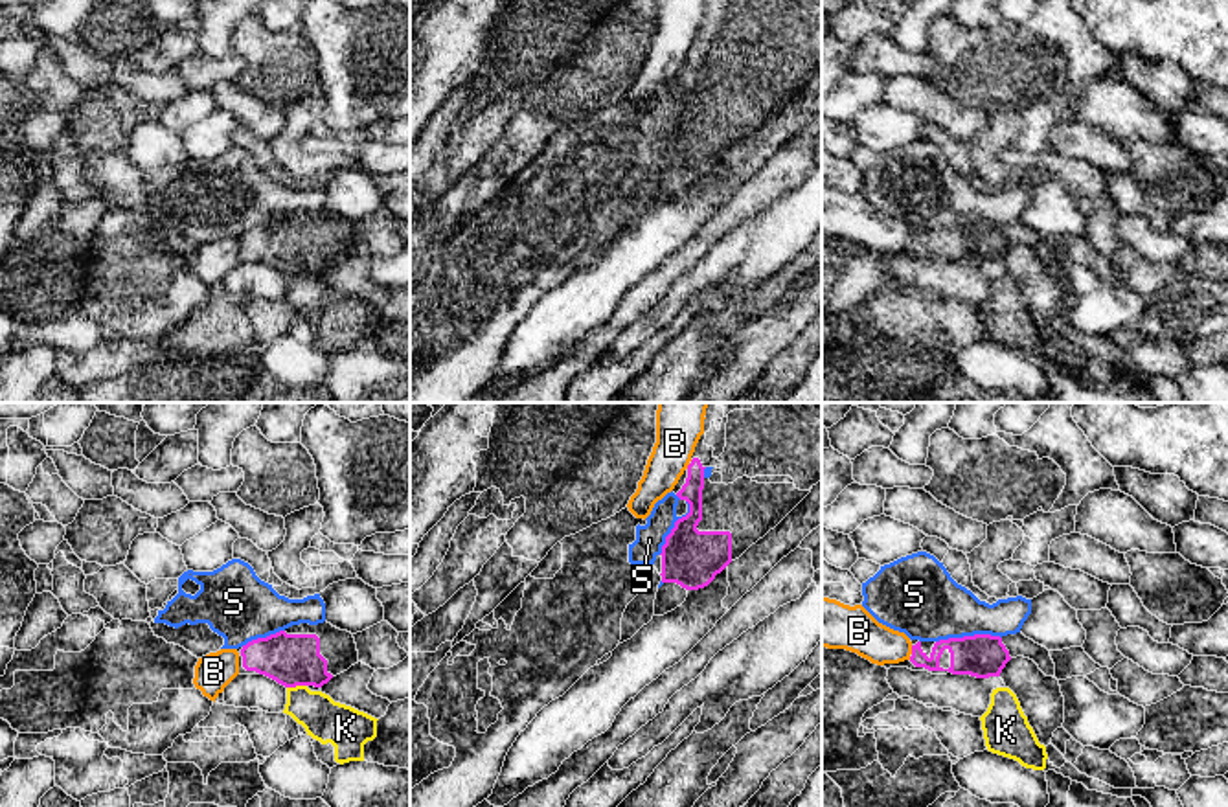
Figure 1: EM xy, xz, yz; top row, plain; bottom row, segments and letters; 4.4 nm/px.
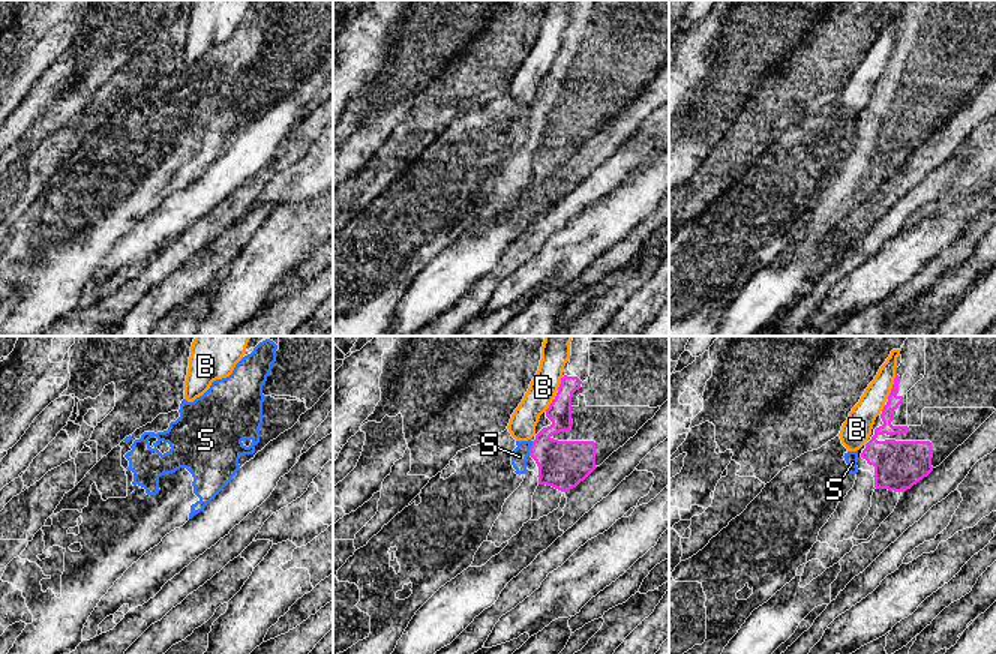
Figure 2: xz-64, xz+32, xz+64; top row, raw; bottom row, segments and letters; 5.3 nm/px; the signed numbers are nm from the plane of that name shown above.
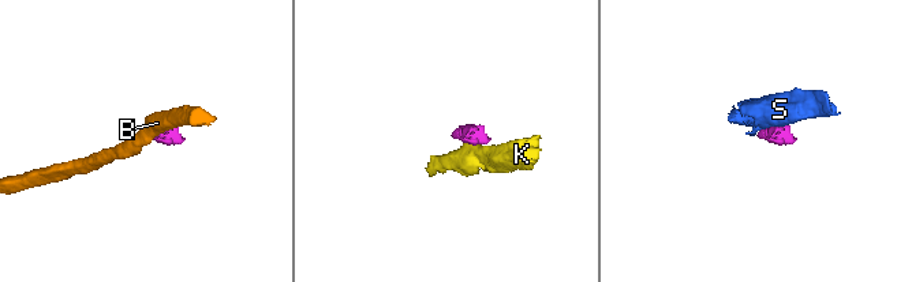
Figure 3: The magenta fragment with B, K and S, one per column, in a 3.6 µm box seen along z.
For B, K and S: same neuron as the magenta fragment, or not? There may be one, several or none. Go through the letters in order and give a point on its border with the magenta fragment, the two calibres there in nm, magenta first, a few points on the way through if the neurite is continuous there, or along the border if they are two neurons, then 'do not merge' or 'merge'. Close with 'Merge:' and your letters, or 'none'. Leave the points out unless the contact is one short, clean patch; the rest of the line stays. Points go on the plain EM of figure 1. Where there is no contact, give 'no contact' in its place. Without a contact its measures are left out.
B: contact yz (912, 238); calibres 170 and 180 nm; border yz (910, 234), (912, 241); do not merge
K: contact xy (296, 272); calibres 220 and 190 nm; border xy (306, 272), (287, 276); do not merge
S: contact yz (967, 225); calibres 190 and 320 nm; do not merge
Merge: none

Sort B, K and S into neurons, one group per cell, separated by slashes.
B / K / S

